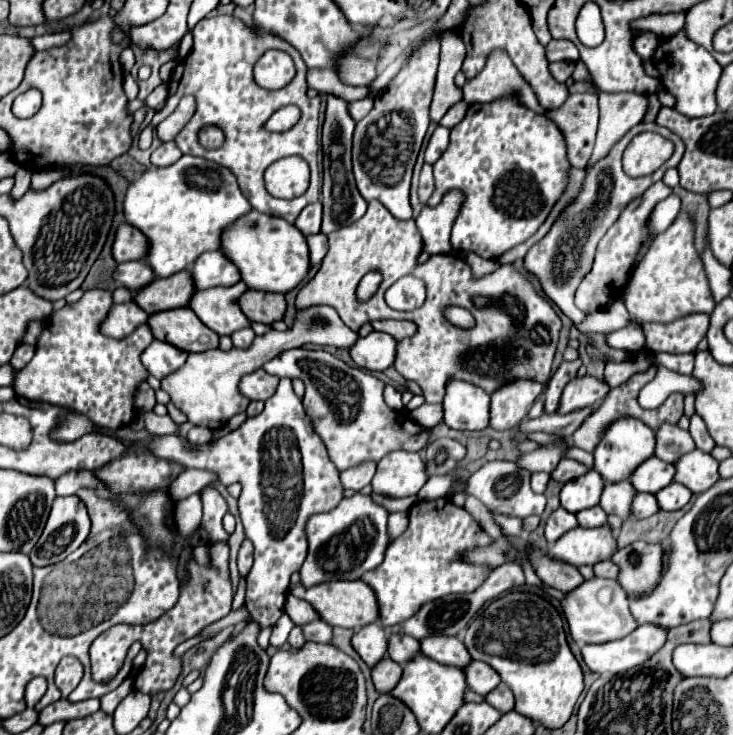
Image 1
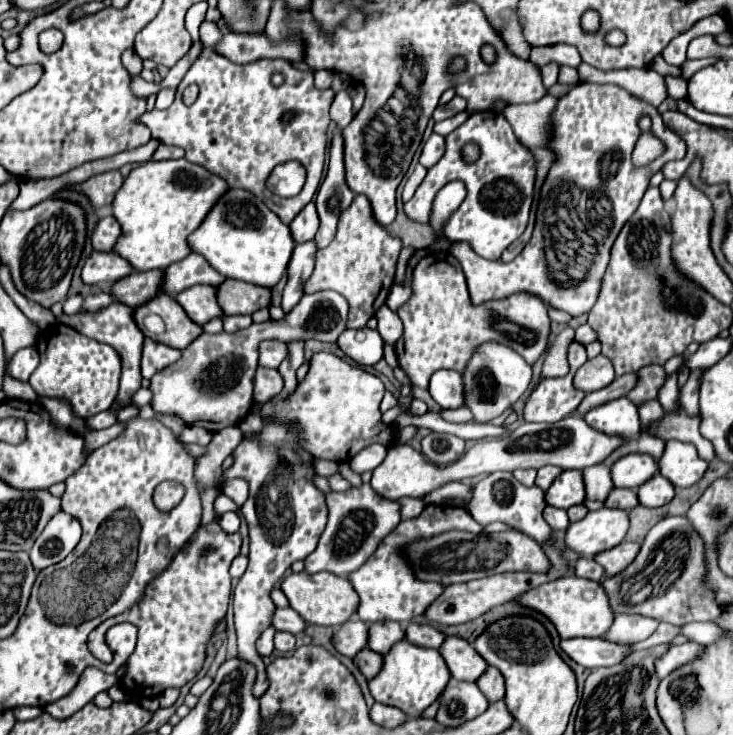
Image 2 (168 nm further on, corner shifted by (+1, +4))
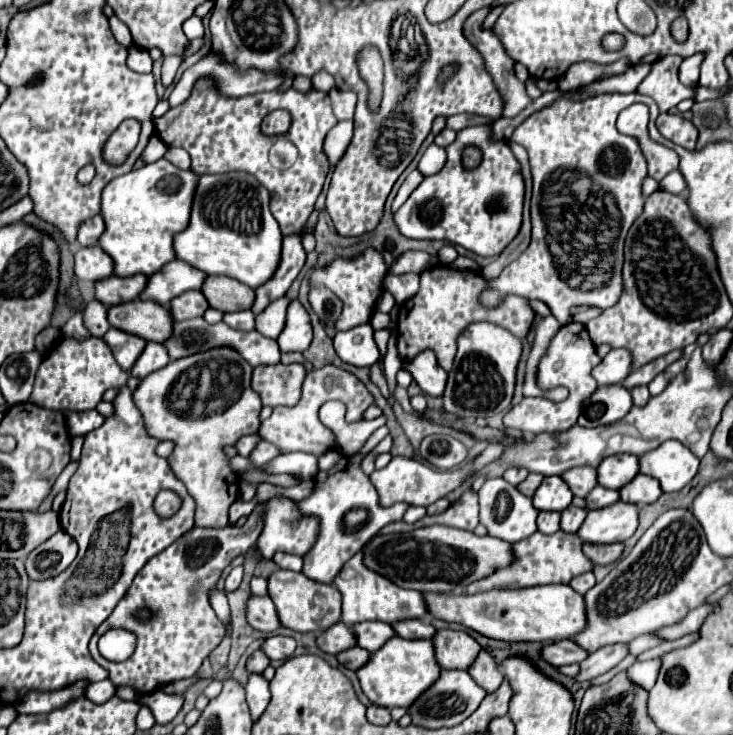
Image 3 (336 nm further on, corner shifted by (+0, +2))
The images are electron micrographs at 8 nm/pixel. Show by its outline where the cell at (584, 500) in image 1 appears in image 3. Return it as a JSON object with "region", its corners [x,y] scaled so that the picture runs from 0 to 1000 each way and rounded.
{"region":[[[748,648],[739,661],[729,672],[729,688],[734,694],[759,694],[767,697],[780,686],[783,672],[778,672],[778,664],[772,656],[767,656],[764,648]]]}

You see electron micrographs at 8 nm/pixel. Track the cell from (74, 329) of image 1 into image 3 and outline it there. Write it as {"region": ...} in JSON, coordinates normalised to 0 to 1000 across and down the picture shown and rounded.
{"region":[[[82,460],[52,501],[41,547],[79,561],[117,561],[134,552],[145,531],[166,528],[172,525],[172,517],[175,509],[158,495],[153,476],[136,460]]]}

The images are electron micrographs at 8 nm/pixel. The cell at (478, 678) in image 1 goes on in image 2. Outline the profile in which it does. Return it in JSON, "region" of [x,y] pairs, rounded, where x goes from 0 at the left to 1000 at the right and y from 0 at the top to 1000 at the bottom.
{"region":[[[610,865],[599,882],[599,890],[610,903],[615,922],[621,925],[648,928],[651,920],[656,920],[664,909],[662,898],[656,898],[656,890],[648,887],[648,882],[626,865]]]}

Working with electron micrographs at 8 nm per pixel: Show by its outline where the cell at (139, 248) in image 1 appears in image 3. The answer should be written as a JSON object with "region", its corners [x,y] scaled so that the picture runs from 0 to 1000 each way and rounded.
{"region":[[[128,294],[128,297],[117,299],[117,302],[109,307],[104,327],[106,327],[109,335],[128,335],[142,313],[145,313],[145,307],[142,307],[139,294]]]}

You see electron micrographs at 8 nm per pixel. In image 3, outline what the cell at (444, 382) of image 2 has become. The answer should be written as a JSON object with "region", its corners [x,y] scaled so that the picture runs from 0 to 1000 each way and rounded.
{"region":[[[576,479],[562,493],[551,493],[548,501],[554,501],[578,536],[587,536],[592,541],[603,541],[603,531],[608,528],[611,506],[603,503],[595,493],[595,484],[589,479]]]}

